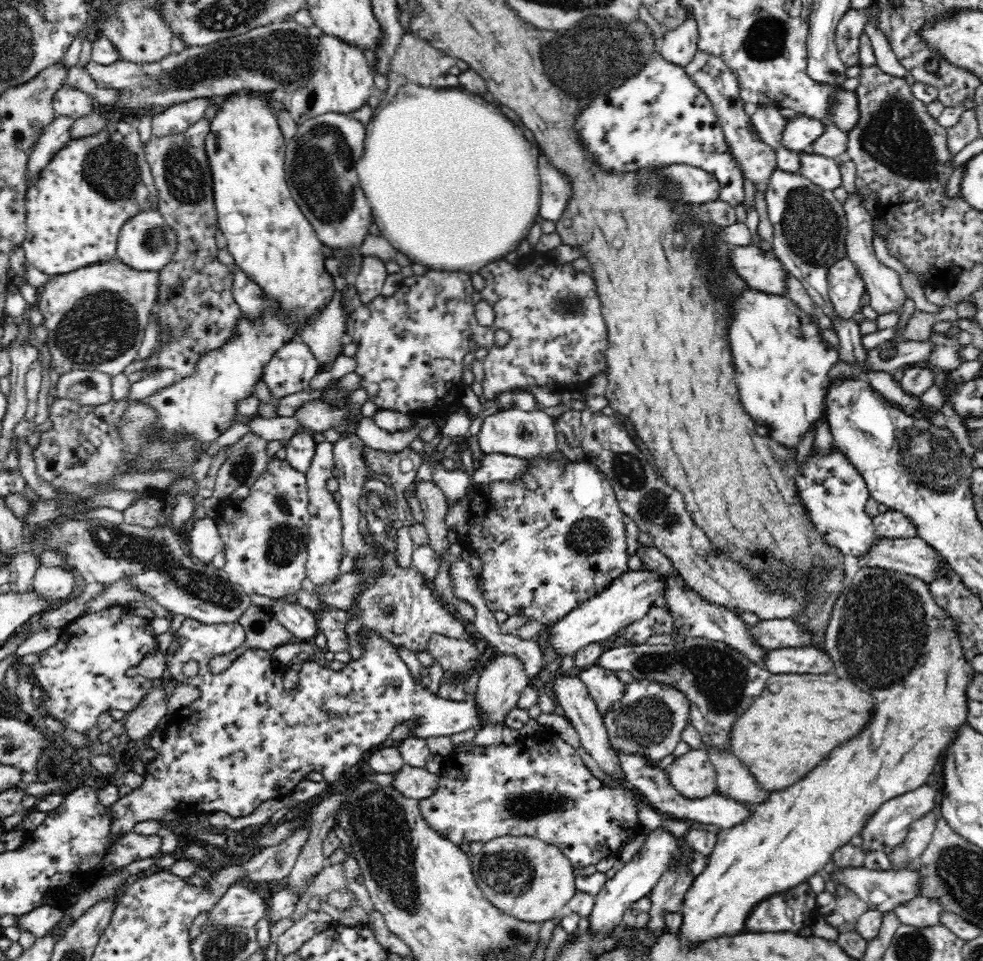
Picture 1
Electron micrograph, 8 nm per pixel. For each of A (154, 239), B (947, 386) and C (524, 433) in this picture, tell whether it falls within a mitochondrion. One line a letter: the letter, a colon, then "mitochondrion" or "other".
A: mitochondrion
B: other
C: other

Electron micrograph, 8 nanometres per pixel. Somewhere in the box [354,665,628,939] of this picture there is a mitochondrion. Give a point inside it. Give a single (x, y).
(511, 873)

